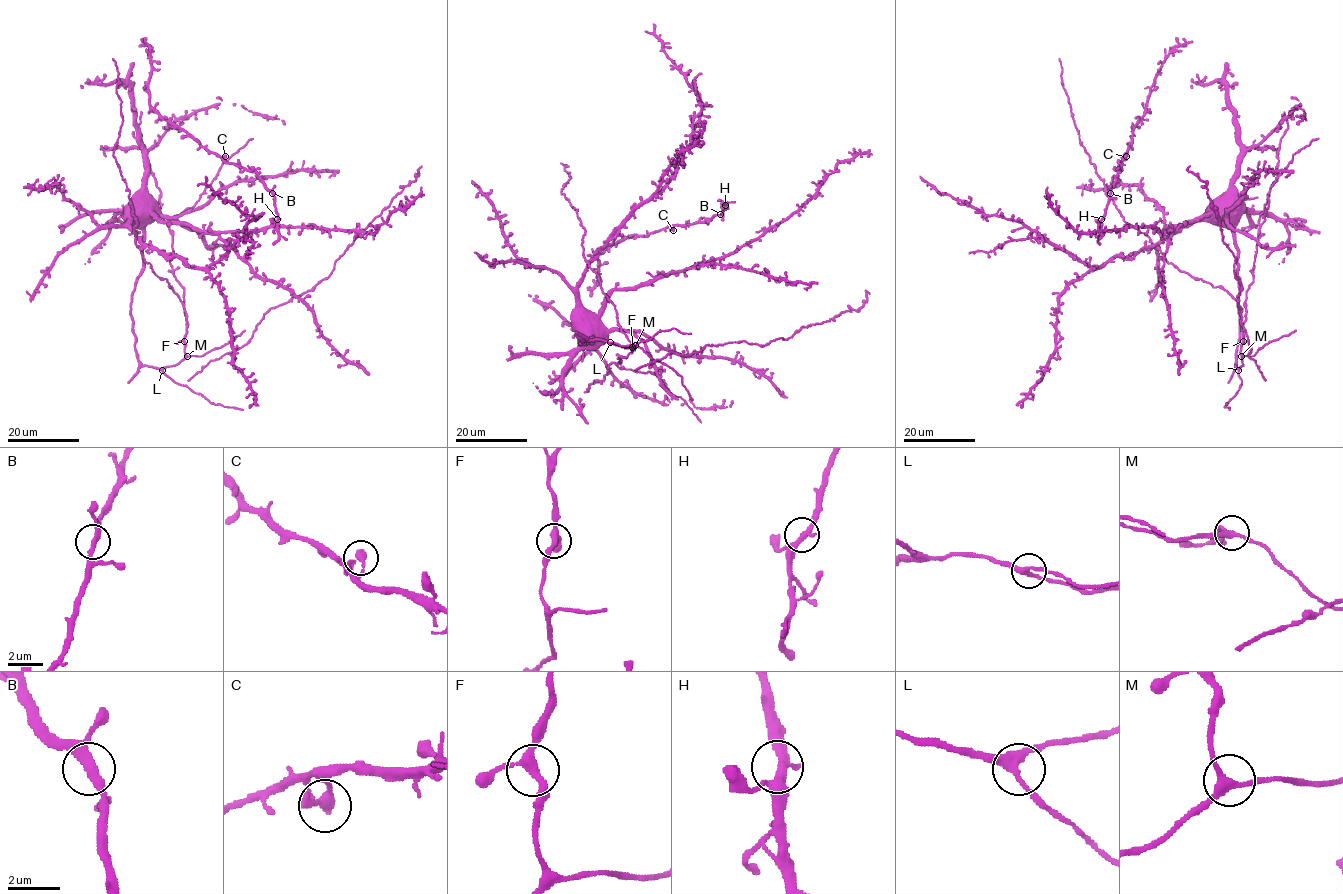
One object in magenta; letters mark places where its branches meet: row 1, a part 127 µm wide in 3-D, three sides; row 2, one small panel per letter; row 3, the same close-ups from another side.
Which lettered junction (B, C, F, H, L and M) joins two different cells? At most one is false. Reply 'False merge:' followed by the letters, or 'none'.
False merge: none

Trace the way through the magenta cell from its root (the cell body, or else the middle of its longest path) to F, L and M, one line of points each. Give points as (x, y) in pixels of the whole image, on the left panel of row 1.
F: (143, 255), (143, 272), (136, 279), (130, 311), (137, 360), (158, 368), (177, 365), (185, 356), (184, 341)
L: (143, 255), (143, 272), (136, 279), (130, 311), (135, 351), (143, 365), (162, 370)
M: (143, 255), (143, 272), (136, 279), (130, 311), (137, 360), (143, 365), (163, 368), (179, 364), (187, 356)

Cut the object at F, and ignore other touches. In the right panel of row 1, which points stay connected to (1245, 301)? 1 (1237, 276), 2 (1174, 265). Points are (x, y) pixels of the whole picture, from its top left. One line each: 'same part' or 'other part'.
1: other part
2: same part

